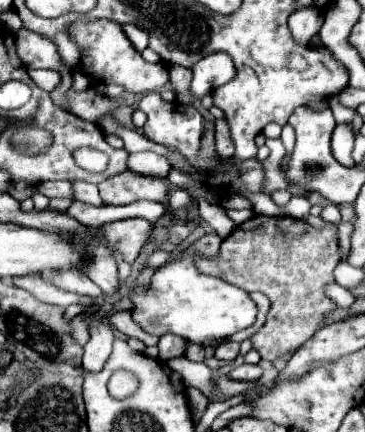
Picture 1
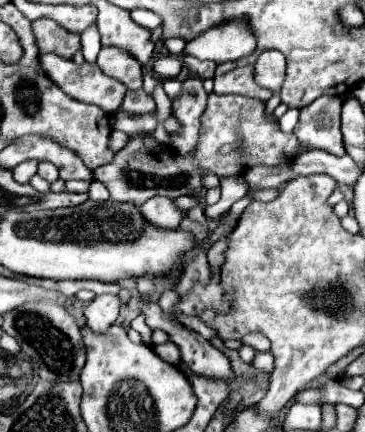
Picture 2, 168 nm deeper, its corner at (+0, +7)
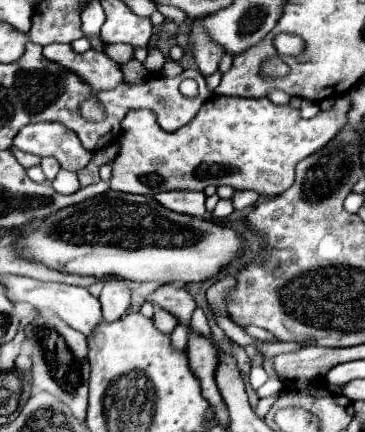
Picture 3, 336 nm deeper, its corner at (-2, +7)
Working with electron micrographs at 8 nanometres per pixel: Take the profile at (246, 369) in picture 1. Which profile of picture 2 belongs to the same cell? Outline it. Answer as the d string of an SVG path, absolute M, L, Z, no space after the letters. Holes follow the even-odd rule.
M258 352L256 356L254 356L254 362L252 362L252 366L256 368L256 370L262 370L262 372L272 372L274 370L274 356L270 354L270 352Z

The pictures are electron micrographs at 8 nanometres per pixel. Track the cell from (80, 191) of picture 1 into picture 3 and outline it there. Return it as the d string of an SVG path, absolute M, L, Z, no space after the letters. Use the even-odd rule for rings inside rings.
M38 122L24 126L16 134L12 148L18 148L28 154L36 154L40 158L52 156L58 160L62 170L70 170L70 172L82 170L92 158L92 152L82 148L78 136L72 130L52 122Z

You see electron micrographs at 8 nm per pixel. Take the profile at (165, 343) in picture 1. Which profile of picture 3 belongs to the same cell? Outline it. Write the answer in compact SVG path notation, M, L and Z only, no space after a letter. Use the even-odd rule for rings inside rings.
M156 310L154 314L154 326L160 330L160 332L172 332L176 328L176 318L172 314L168 314L166 310Z

